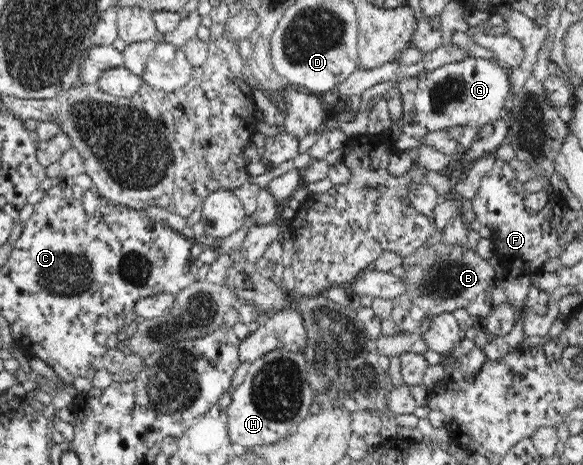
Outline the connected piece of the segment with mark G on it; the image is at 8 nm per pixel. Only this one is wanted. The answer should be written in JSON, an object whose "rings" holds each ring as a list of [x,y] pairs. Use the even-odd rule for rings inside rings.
{"rings":[[[478,52],[465,58],[462,62],[453,62],[436,68],[436,70],[419,72],[415,76],[404,76],[395,83],[402,99],[402,127],[401,134],[395,142],[398,152],[408,152],[425,144],[425,136],[430,131],[447,131],[449,127],[456,125],[468,125],[481,127],[493,123],[505,116],[507,96],[510,94],[509,73],[507,68],[498,61],[492,60],[489,55]]]}

